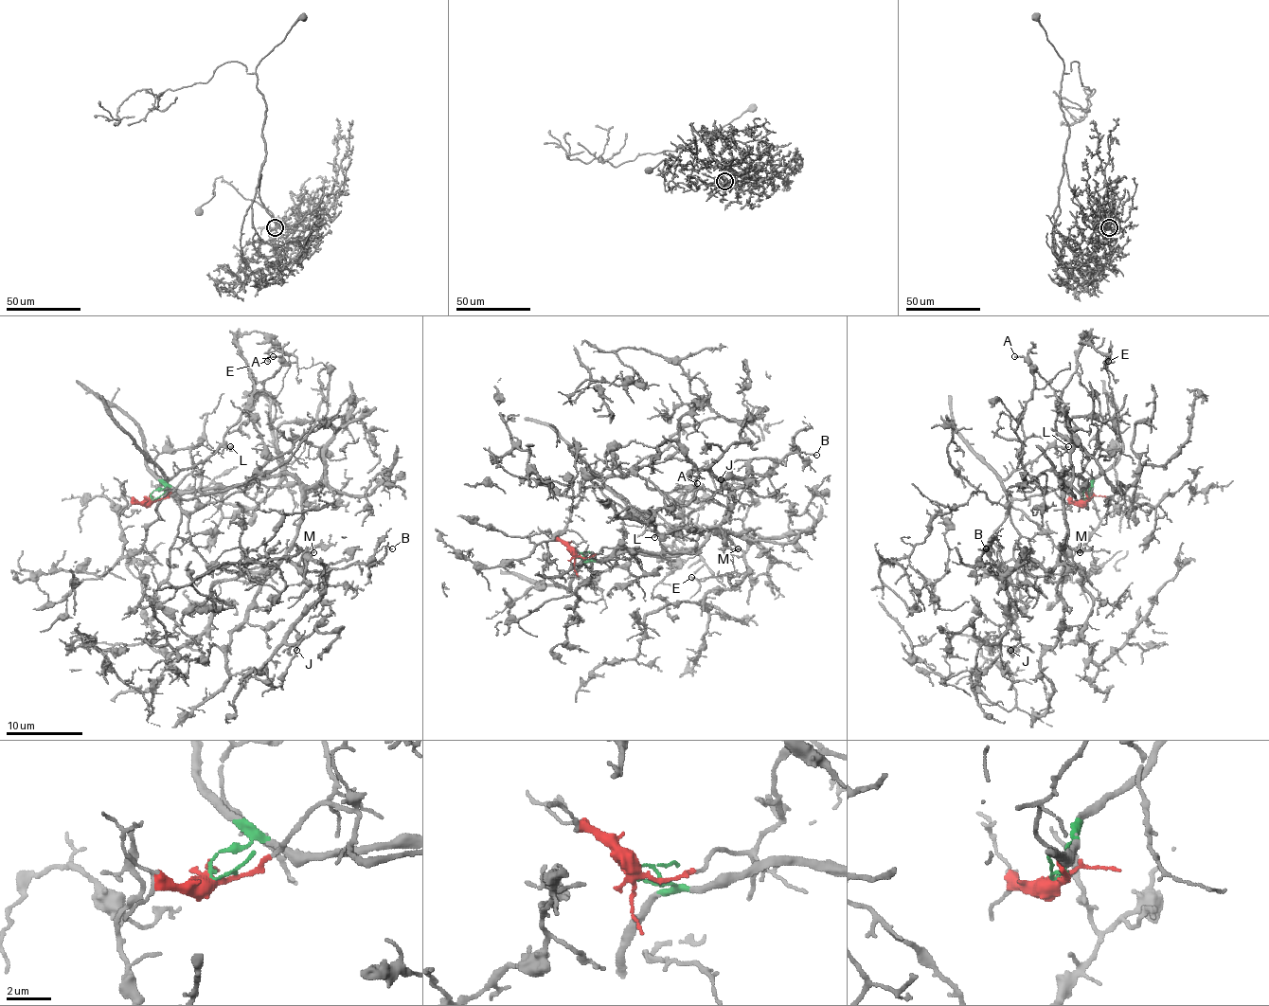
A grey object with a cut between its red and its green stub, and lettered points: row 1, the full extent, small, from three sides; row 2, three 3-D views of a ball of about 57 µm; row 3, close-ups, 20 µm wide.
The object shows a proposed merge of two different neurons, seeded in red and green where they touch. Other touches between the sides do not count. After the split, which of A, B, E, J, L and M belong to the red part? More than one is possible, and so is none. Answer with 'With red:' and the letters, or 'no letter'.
With red: A, E, L

